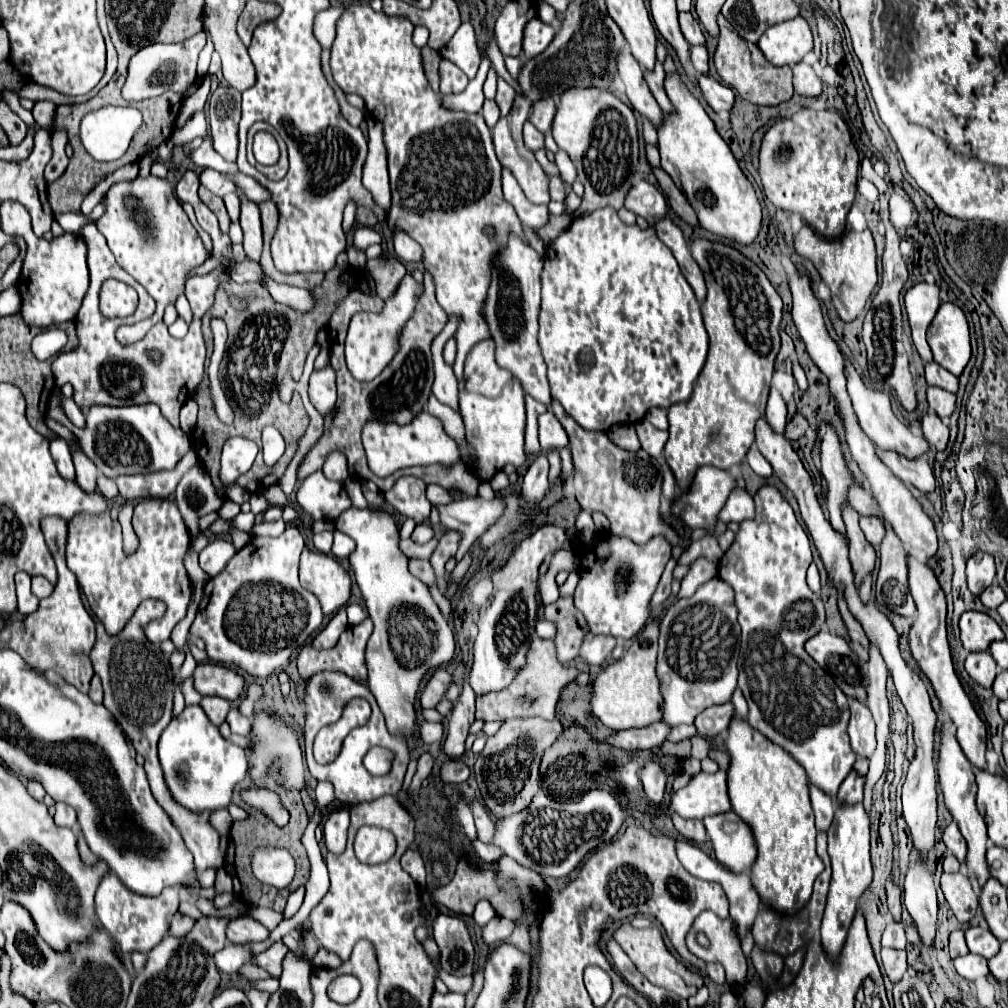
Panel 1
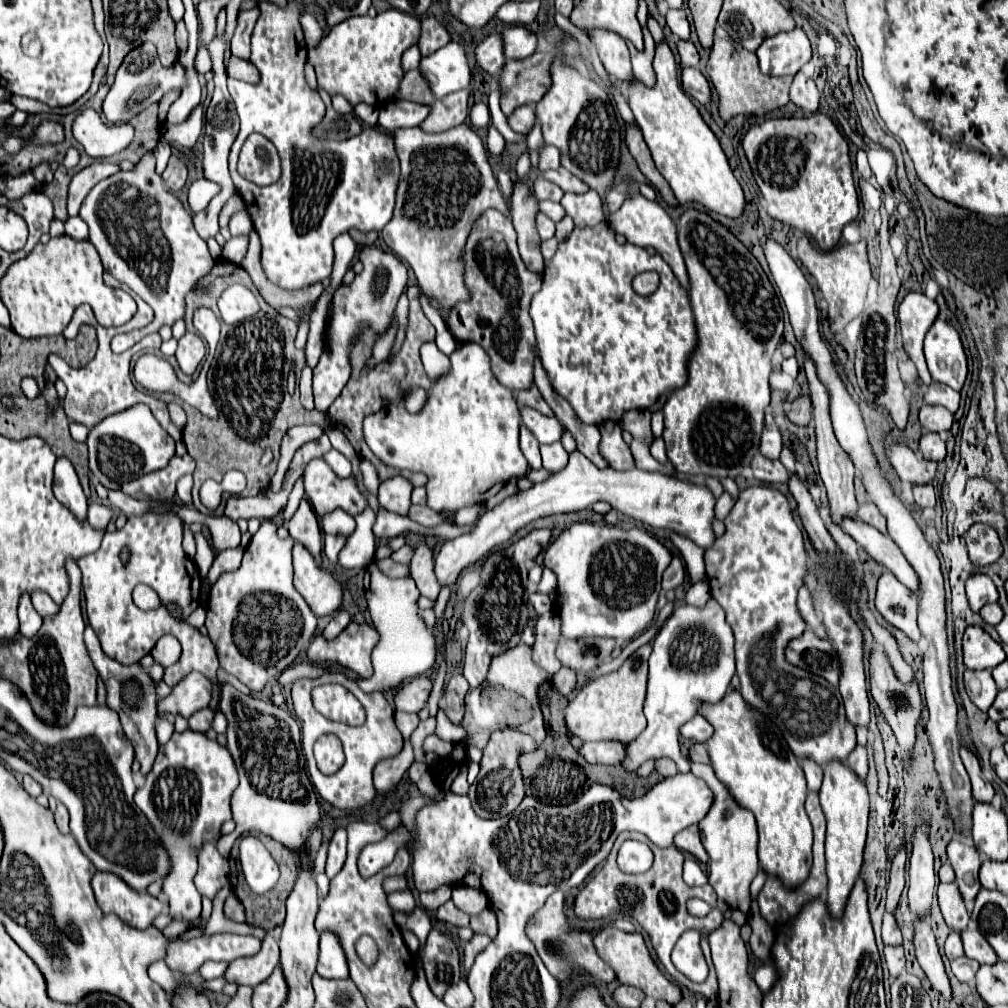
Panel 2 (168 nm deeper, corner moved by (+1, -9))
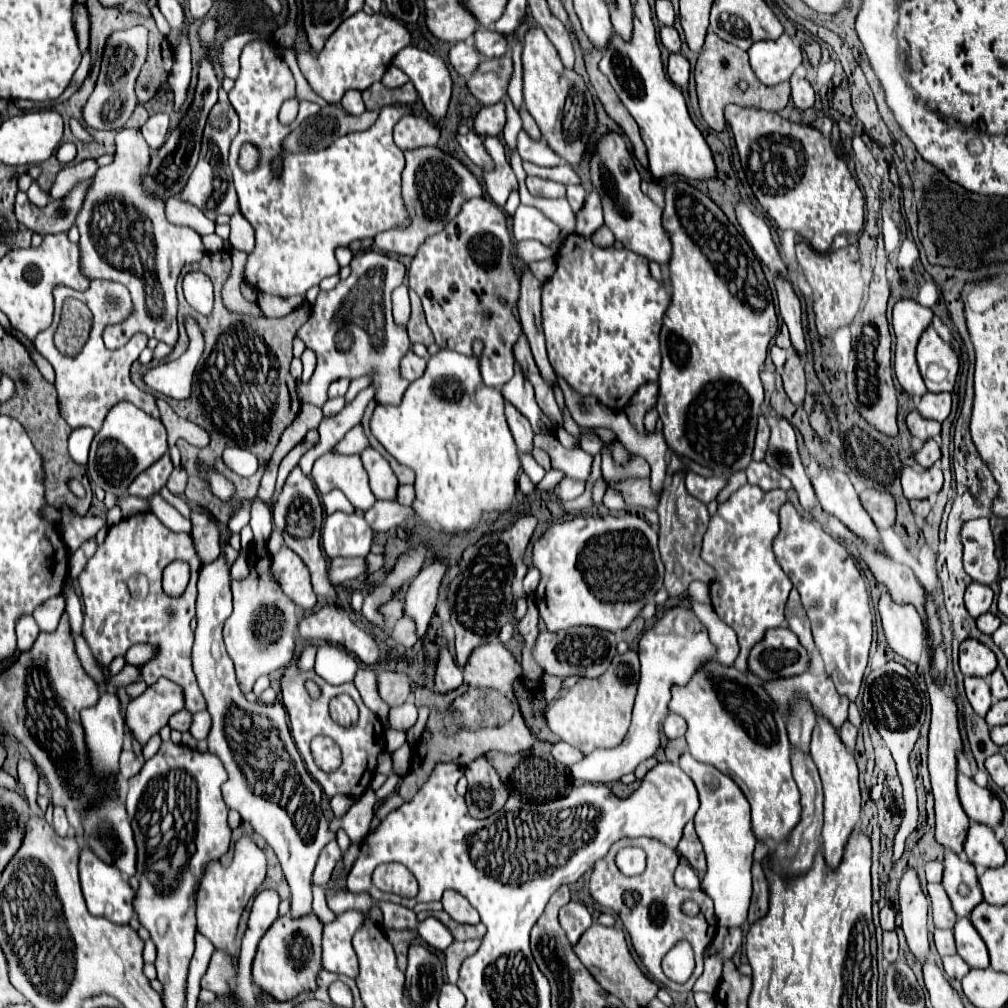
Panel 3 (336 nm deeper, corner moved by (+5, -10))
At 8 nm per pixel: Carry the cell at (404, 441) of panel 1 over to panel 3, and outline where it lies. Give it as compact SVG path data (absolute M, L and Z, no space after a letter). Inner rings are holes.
M439 350L429 358L425 374L409 384L399 406L377 404L371 432L399 464L415 472L413 510L419 522L427 526L437 524L445 534L457 534L473 530L485 512L509 510L517 492L517 472L521 466L517 464L517 446L513 446L503 404L505 400L499 390L481 382L477 358L451 350Z

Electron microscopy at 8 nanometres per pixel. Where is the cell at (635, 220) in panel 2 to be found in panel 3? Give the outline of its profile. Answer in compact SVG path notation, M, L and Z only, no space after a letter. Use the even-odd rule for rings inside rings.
M609 132L597 140L595 152L589 158L589 174L593 188L601 194L605 224L611 228L615 238L623 242L625 248L645 256L647 260L667 264L671 256L671 242L661 226L661 208L641 192L639 172L635 168L623 134Z

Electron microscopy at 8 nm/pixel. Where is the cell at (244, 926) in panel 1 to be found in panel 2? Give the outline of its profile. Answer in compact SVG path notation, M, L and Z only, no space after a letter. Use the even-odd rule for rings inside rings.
M221 933L211 937L197 937L193 941L173 941L167 947L167 965L171 971L183 971L191 985L199 987L205 980L199 975L199 967L205 961L233 961L237 957L251 957L259 953L261 941L247 935Z

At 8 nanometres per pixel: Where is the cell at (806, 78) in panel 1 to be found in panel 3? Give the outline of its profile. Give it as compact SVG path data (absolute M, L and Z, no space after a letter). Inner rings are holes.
M793 76L793 78L791 78L791 100L793 100L795 106L801 108L801 110L813 108L815 92L813 92L811 84L809 84L805 78L799 78L799 76Z

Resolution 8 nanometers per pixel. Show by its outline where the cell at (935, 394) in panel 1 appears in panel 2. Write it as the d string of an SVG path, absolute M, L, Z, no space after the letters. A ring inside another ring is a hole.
M923 405L919 411L919 421L929 431L949 431L953 423L953 413L947 409L941 409L939 405Z

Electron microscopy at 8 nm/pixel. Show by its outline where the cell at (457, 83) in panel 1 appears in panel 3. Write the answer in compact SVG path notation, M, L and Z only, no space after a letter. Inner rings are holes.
M405 116L395 124L393 138L401 150L415 150L421 146L435 146L439 130L423 116Z

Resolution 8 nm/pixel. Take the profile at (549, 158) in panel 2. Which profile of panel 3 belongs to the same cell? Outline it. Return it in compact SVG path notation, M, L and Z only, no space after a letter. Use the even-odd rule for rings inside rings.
M521 106L519 114L521 114L521 120L523 120L523 130L525 130L525 132L527 132L531 138L539 140L539 138L541 138L541 134L539 134L539 128L537 128L537 124L535 124L533 116L531 116L531 114L525 110L525 106Z

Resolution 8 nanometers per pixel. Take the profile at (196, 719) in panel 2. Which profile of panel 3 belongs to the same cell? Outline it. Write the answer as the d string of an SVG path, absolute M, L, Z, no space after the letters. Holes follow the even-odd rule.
M181 710L181 712L173 714L173 718L169 718L167 726L169 726L171 730L187 732L187 730L189 730L189 726L191 726L191 712L187 712L187 710Z

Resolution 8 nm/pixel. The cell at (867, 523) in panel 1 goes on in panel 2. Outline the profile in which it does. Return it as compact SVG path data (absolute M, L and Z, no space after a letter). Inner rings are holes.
M871 501L859 507L859 511L857 511L857 517L861 517L861 521L865 521L867 525L873 525L877 531L881 531L881 533L887 533L885 517L879 513L879 509L877 509L877 507L875 507Z

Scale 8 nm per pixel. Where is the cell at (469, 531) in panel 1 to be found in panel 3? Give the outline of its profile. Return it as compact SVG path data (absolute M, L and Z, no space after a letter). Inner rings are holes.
M377 500L369 510L365 510L365 520L375 532L387 532L391 528L401 526L401 522L409 520L413 516L411 506L401 506L399 502L389 500Z

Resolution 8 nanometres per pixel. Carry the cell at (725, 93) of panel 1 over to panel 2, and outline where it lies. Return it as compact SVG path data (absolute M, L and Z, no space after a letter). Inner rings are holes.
M685 67L683 73L681 73L681 85L683 85L683 91L697 99L703 107L709 107L711 105L711 85L709 81L701 75L699 69L693 69L693 67Z

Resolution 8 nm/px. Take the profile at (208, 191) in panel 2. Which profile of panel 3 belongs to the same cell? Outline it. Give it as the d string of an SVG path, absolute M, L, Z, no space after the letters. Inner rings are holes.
M177 196L169 198L165 204L165 216L171 224L177 226L189 226L199 235L209 235L215 232L215 223L201 212L195 206L189 206L181 202Z

